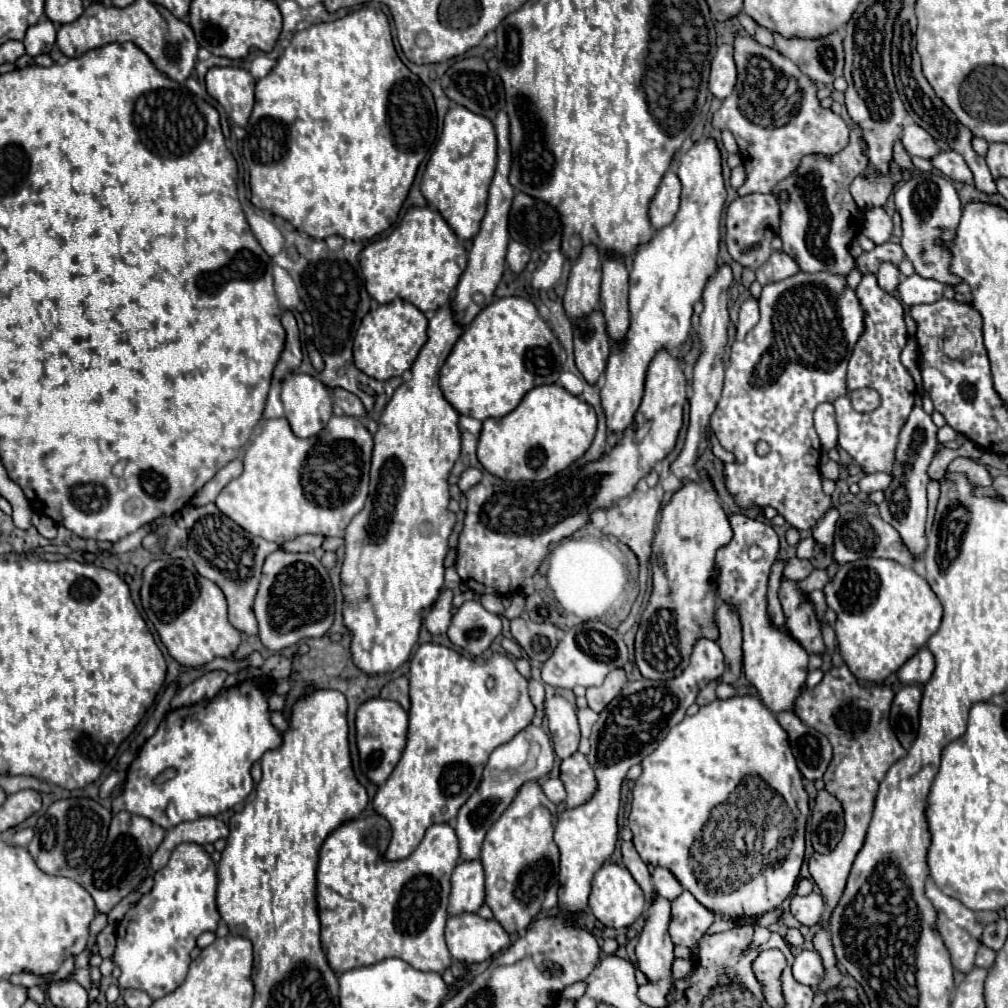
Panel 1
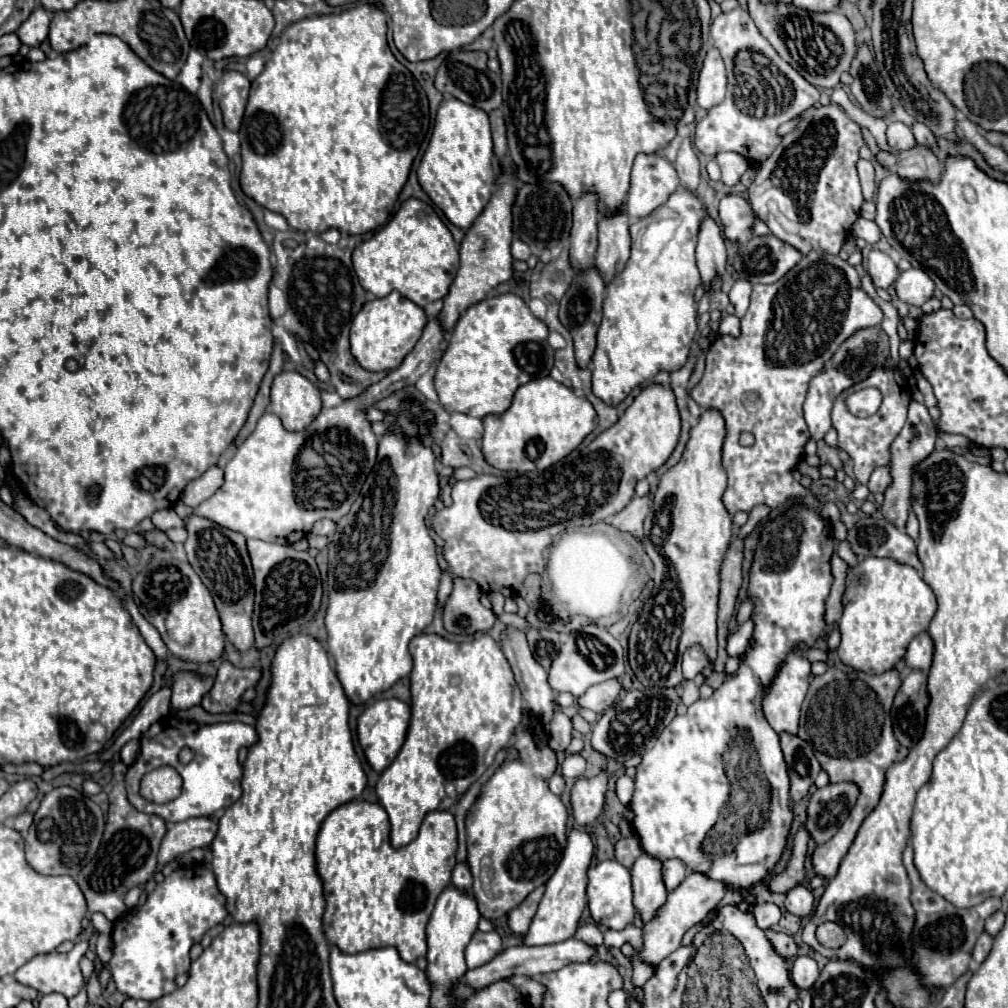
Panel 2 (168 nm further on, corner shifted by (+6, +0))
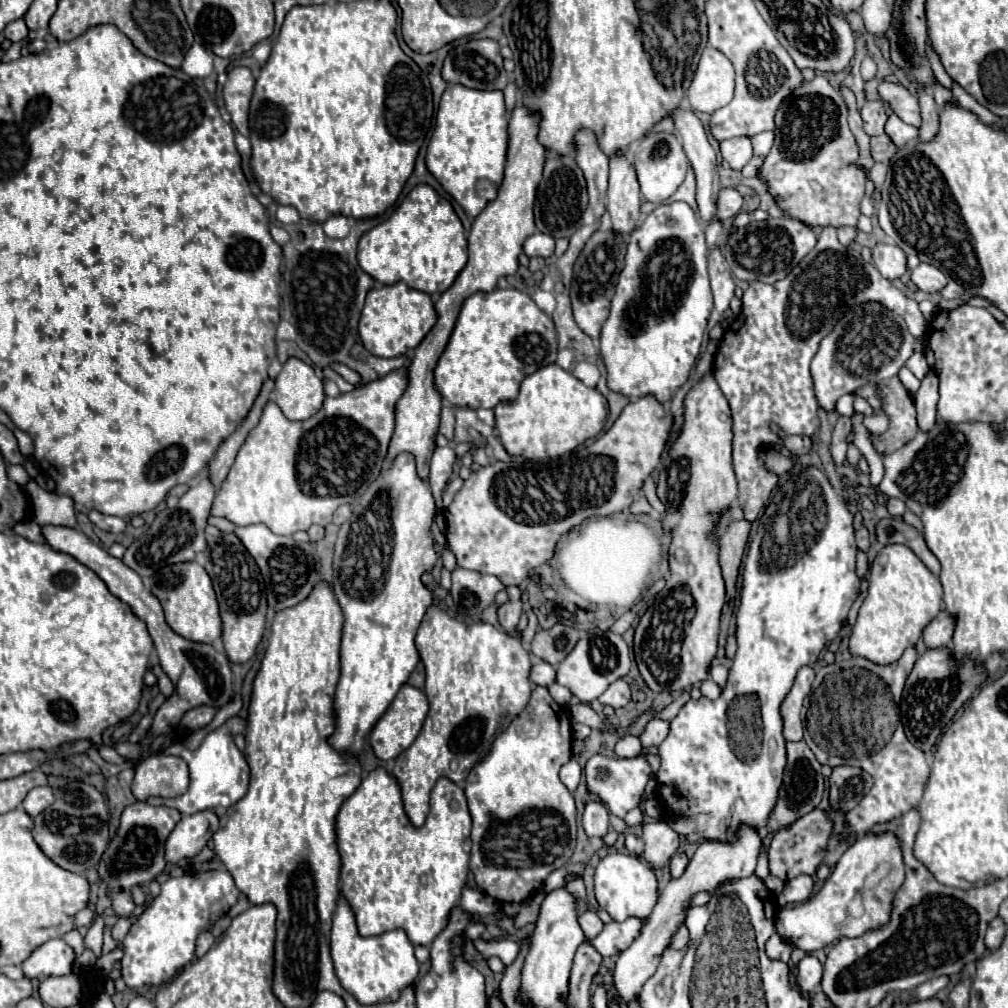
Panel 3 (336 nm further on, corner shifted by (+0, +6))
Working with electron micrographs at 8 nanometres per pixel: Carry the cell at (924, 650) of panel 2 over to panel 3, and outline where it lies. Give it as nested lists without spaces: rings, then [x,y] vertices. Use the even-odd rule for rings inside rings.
[[[941,609],[939,615],[923,631],[925,645],[927,647],[951,649],[953,646],[953,631],[955,631],[955,615]]]

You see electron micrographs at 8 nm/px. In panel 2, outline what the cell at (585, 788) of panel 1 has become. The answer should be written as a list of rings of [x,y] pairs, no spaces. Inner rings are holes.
[[[597,775],[597,777],[579,777],[571,789],[571,807],[573,807],[573,817],[577,825],[585,827],[593,823],[605,801],[605,791],[607,791],[607,777]]]

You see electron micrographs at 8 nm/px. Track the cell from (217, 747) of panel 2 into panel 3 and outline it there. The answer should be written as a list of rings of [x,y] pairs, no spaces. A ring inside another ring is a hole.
[[[231,717],[219,729],[211,731],[203,739],[201,747],[195,751],[186,748],[178,739],[175,745],[171,745],[165,753],[181,757],[189,765],[191,785],[183,795],[175,797],[175,799],[155,799],[151,803],[153,805],[175,807],[179,813],[185,813],[185,815],[191,815],[195,811],[215,809],[215,807],[225,807],[227,809],[227,807],[235,805],[247,793],[247,787],[249,787],[249,765],[247,765],[243,753],[233,743],[233,735],[243,733],[243,731],[245,731],[245,721],[239,719],[239,717]]]

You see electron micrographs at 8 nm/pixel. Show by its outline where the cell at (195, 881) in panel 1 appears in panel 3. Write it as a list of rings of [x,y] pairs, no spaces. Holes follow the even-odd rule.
[[[225,869],[187,873],[183,877],[167,879],[161,885],[161,893],[129,929],[123,941],[125,955],[121,965],[125,985],[137,989],[143,985],[161,985],[171,981],[185,965],[193,961],[197,935],[209,931],[213,923],[237,903],[237,897],[239,889],[235,887],[235,881],[231,881],[231,873]]]

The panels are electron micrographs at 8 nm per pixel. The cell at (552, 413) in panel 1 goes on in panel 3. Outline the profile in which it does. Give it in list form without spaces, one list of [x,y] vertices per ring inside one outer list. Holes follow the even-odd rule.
[[[557,363],[537,369],[525,377],[517,399],[495,407],[495,427],[499,439],[511,455],[521,455],[531,461],[559,457],[573,451],[587,439],[597,437],[607,419],[607,399],[587,387],[583,381],[561,369]]]

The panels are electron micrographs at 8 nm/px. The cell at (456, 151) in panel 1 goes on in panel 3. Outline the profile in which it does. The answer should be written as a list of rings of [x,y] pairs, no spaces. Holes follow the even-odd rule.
[[[449,85],[441,97],[435,131],[427,145],[427,169],[471,217],[477,217],[497,197],[507,161],[507,123],[507,109],[499,89],[479,91]]]

